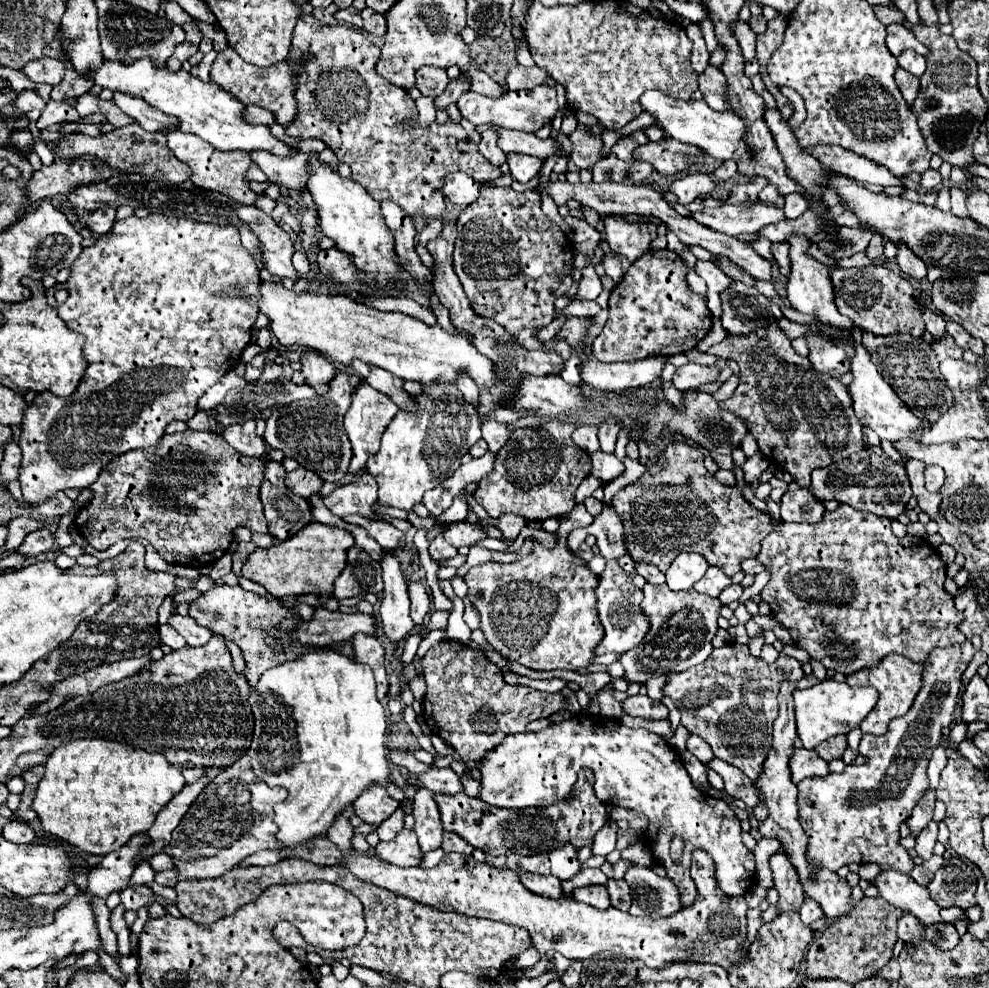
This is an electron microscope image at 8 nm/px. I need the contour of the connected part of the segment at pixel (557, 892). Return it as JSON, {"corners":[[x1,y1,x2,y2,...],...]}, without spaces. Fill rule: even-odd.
{"corners":[[519,874,519,880,523,882,523,886,535,894,541,896,551,896,551,898,559,898,563,896,561,890,561,880,555,876,543,876,543,874]]}

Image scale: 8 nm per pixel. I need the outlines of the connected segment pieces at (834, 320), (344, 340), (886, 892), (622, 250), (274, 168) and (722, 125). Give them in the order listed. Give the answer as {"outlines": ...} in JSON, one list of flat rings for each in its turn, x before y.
{"outlines":[[[791,236,787,238,787,242,791,244,789,250,789,258,791,258,791,274,789,274,789,284,787,284,787,298,789,304,799,310,799,312,807,312,813,318,817,318,819,326,833,326,839,328,843,332,853,332,855,326,851,322,851,318,843,318,843,314,839,314,837,306,835,306,835,296,833,296,833,286,829,280,829,268,821,262,817,262,815,258,809,258,805,252,809,248,809,238,803,236]],[[263,282,261,300,257,302,257,306,271,320,269,328,281,346,307,346,343,366,351,366,353,360,363,360,369,366,379,366,383,370,389,370,391,374,399,376,401,380,421,382,427,388,455,384,461,370,465,370,465,374,469,378,473,378,477,388,491,388,491,386,499,384,497,374,493,370,493,362,489,362,487,356,479,354,479,350,475,350,475,346,467,338,451,336,451,334,443,332,439,324,427,326,427,324,415,320,413,316,407,316,401,312,379,312,371,306,353,302,351,298,343,298,337,294,311,294,311,292,295,294,293,290,285,290,281,286,281,282]],[[887,870,879,874,879,878,875,880,875,886,879,888,881,898,885,898,887,902,891,902,893,906,905,912,911,912,923,924,935,924,935,922,955,924,959,920,971,922,963,910,937,906,929,896,927,886,917,884,911,876]],[[605,216,605,240,607,244,627,260,637,260,649,250,649,230,647,224,627,222,623,216]],[[255,150,255,152,251,152,251,158,267,176,267,180,263,183,250,182,254,192,264,192,271,184,285,186,285,188,297,190,297,192,305,188,307,172,305,172,305,158,303,156,279,158,271,152]],[[657,90,645,92,641,96,641,106,645,112,657,118,657,124,665,132,665,136,697,146,715,160,747,162,747,158,751,158,751,150,747,150,747,142,743,142,743,118,739,118,733,112,711,110,703,100,675,100]]]}

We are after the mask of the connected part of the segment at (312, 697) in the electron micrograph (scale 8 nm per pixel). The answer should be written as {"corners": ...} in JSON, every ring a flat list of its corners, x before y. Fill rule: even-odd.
{"corners":[[321,646,321,648,315,648,315,652,305,652,301,654,299,658,295,660,287,660,267,672,261,674,259,682,255,688,251,688,249,692,249,706,253,710,253,720,255,720,255,728,253,728,253,742,247,750,247,756,251,758,251,764,253,764,253,770,255,774,267,782,269,786,283,786,287,788,289,796,285,802,277,804,275,806,275,824,279,826,279,832,277,832,277,838,279,842,283,842,285,848,293,848,301,842,307,842,315,836,319,836,321,832,327,832,327,828,333,824,335,816,339,816,343,812,343,808,351,802,355,802,355,798,371,784,371,782,379,782,383,786,387,786,389,794,395,798,395,800,403,800,405,794,401,788,397,788,391,780,389,780,389,766,387,766,387,748,385,748,385,734,387,734,387,722,385,722,385,708,383,704,377,700,377,694,375,694,375,678,371,674,371,668,363,662,359,662,357,658,349,658,341,652,337,652,335,648,327,648,327,646]]}

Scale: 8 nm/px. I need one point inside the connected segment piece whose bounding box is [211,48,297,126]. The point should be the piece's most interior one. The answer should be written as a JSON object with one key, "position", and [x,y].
{"position":[272,87]}

